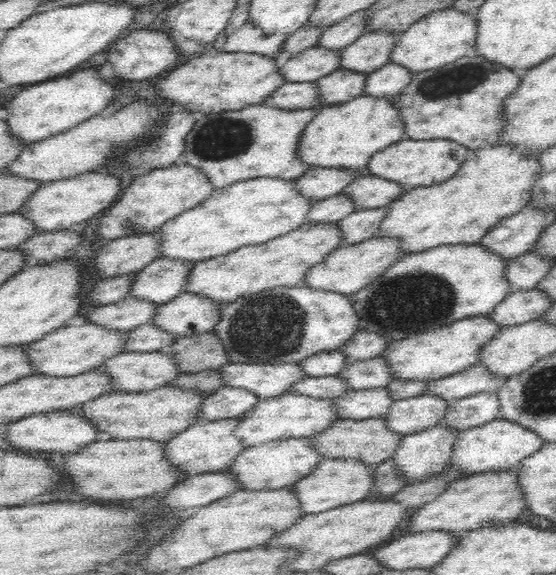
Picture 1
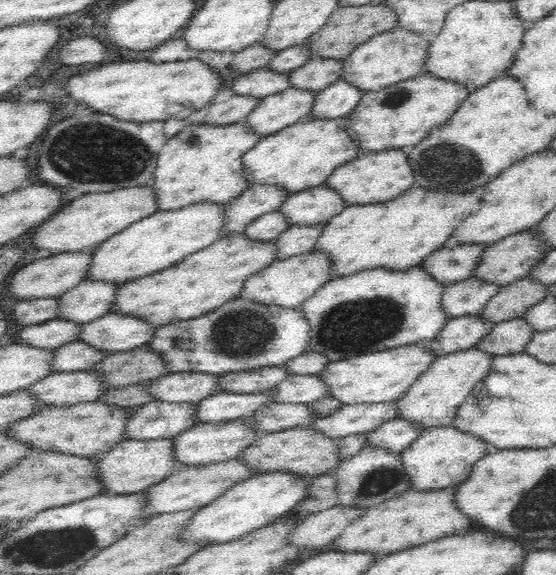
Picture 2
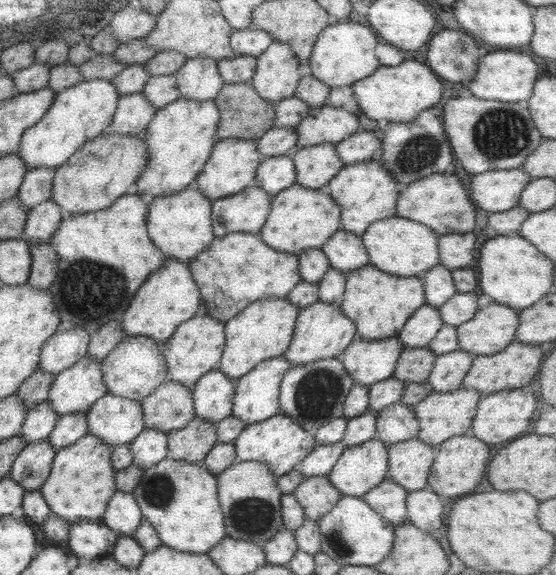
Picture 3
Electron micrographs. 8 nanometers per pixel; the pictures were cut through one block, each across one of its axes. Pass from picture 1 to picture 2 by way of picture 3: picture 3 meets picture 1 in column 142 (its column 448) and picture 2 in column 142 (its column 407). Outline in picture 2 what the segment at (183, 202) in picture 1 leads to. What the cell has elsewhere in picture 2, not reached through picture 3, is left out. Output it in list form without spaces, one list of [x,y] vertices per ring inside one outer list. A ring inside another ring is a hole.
[[[146,185],[85,194],[82,198],[68,202],[60,212],[56,212],[48,219],[48,222],[38,226],[37,231],[34,232],[35,237],[29,245],[38,249],[46,248],[54,255],[63,252],[92,252],[102,242],[126,230],[131,224],[160,211],[156,192],[156,188],[152,185]]]

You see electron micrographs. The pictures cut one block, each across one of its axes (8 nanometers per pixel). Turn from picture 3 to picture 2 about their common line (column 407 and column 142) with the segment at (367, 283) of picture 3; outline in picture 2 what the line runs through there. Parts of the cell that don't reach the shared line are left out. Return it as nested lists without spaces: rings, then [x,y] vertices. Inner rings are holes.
[[[244,232],[229,234],[220,242],[184,258],[166,270],[124,283],[118,292],[116,306],[112,306],[112,312],[132,313],[154,323],[156,327],[198,318],[238,296],[248,278],[260,274],[278,261],[276,248],[276,241],[254,240]]]

